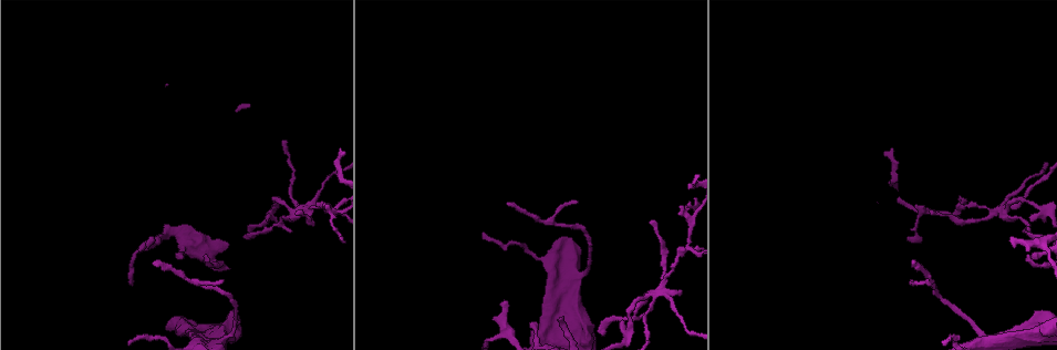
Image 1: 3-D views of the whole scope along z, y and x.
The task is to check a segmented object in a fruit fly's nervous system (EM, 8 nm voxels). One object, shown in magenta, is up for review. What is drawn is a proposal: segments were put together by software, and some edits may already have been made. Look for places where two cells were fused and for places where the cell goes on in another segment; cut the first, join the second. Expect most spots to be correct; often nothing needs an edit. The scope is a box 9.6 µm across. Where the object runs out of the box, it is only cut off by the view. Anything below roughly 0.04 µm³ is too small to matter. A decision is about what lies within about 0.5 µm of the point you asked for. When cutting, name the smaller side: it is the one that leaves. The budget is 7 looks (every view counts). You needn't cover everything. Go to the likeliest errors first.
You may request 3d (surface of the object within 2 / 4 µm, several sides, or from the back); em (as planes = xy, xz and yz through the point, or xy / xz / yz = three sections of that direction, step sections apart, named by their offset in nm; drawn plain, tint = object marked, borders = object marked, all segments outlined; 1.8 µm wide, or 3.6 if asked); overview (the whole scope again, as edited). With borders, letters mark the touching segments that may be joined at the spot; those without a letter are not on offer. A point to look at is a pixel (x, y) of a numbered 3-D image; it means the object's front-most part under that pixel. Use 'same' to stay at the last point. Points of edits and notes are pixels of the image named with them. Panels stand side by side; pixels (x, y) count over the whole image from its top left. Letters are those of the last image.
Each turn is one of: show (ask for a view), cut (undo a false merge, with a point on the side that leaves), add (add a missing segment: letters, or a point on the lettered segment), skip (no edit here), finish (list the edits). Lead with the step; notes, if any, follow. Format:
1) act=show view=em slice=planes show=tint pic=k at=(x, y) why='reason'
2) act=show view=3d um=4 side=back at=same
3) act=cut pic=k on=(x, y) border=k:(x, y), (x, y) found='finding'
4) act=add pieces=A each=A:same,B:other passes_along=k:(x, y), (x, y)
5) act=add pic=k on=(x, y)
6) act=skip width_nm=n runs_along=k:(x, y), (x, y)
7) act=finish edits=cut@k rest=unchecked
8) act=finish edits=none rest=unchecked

act=show view=em slice=xz step=8 show=tint pic=1 at=(995, 210) why='four or more arms meet'

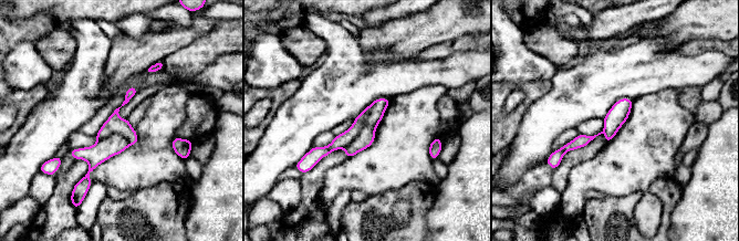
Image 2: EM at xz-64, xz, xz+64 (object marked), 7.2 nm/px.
act=show view=em slice=planes show=borders at=same why='cut it another way'

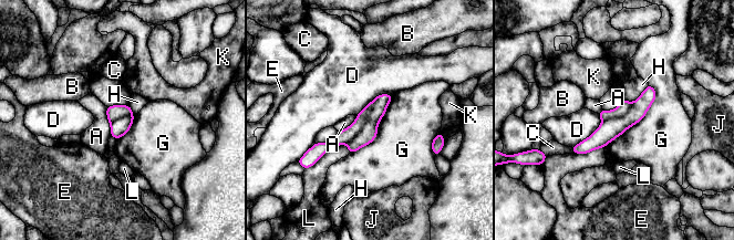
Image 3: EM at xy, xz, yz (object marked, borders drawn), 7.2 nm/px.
act=cut pic=3 on=(344, 136) width_nm=180 each=A:other,B:other,C:other,D:other,E:other,G:other,H:other,J:other,K:other,L:other part_leaving=3:(364, 112), (360, 121), (334, 142) found='a second cell is stuck on'

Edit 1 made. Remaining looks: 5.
act=show view=overview

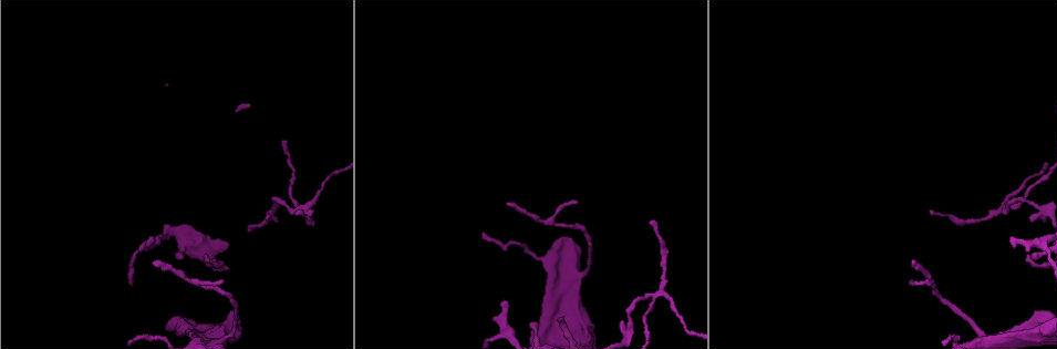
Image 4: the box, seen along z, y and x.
act=show view=em slice=planes show=tint pic=4 at=(151, 236) why='free end'

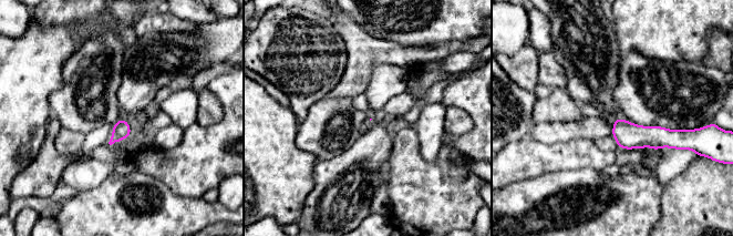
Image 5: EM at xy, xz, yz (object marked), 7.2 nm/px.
act=show view=em slice=planes show=borders at=same why='what lies round it'

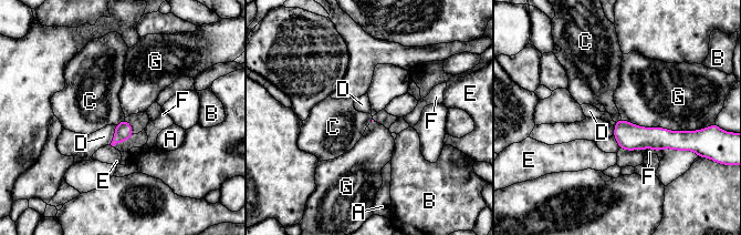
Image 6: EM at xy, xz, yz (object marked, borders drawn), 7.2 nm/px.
act=skip each=A:other,B:other,C:other,D:other,E:other,F:other,G:other border=6:(124, 119), (116, 125) found='none of them fits'

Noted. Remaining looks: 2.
act=show view=em slice=planes show=borders pic=4 at=(911, 262) why='an open end'

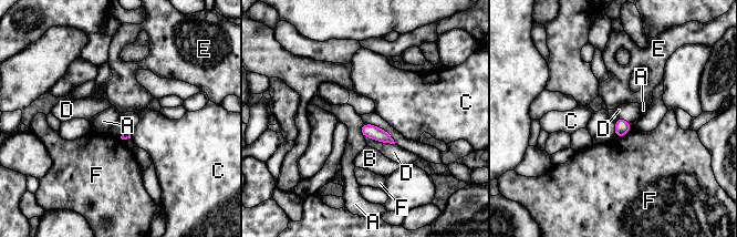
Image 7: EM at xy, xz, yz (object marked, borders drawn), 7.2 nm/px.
act=skip longest_contact=D:240nm each=A:other,B:other,C:other,D:other,E:other,F:other found='no lettered segment goes on from it'

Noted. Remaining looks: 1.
act=finish edits=cut@3 rest=unchecked

